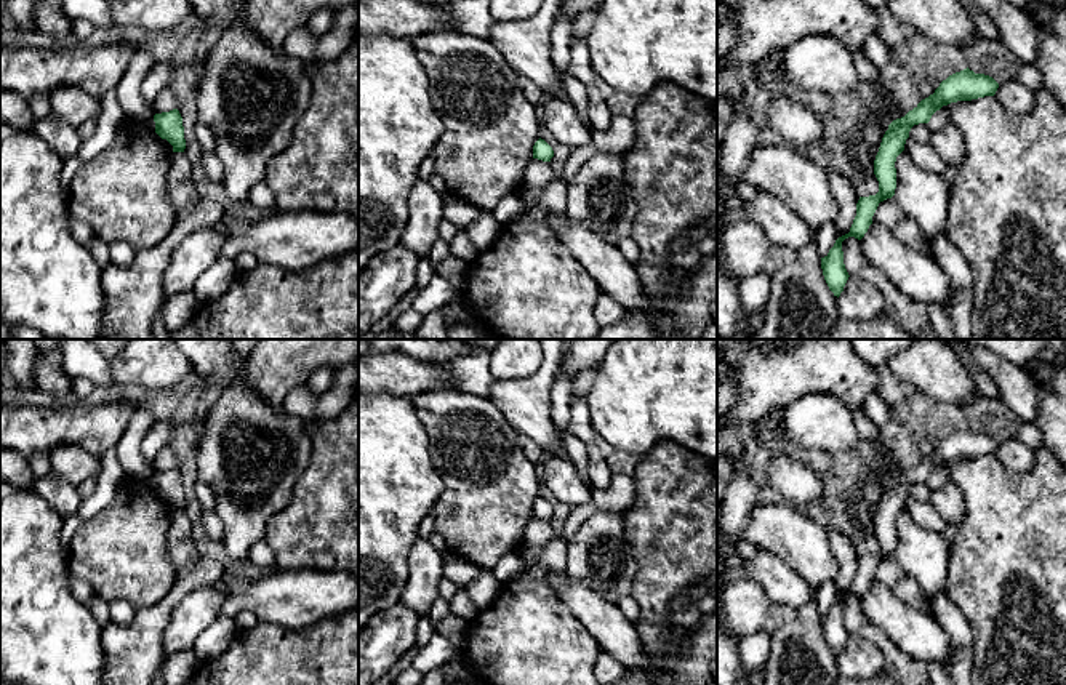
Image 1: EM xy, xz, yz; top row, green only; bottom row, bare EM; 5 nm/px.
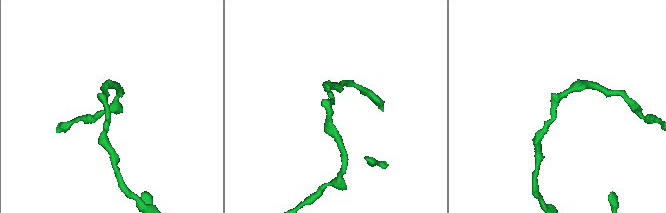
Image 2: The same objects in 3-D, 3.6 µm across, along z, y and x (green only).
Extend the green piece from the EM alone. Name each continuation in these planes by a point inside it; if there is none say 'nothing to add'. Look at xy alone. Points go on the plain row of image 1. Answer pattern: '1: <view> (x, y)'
nothing to add

